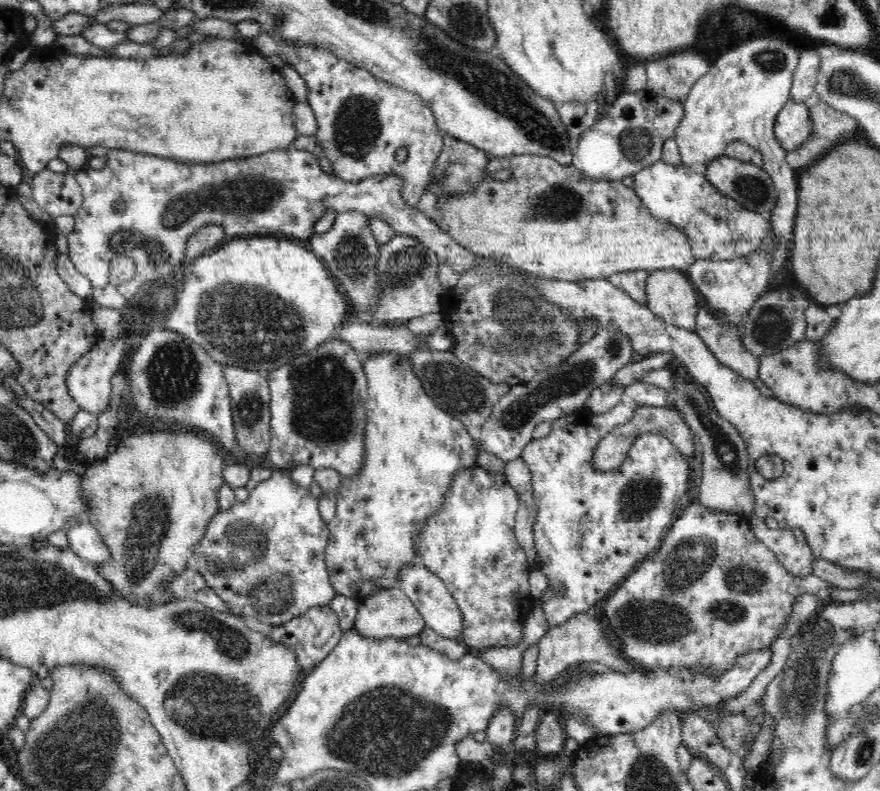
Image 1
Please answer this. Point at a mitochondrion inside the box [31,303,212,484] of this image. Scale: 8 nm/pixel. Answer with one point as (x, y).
(173, 373)

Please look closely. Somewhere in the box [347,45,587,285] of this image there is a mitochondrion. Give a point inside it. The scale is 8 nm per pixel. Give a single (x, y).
(444, 174)

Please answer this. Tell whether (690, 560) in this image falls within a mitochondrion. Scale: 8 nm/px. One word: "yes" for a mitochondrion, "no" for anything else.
yes

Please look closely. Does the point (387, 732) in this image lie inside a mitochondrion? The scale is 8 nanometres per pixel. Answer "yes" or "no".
yes

